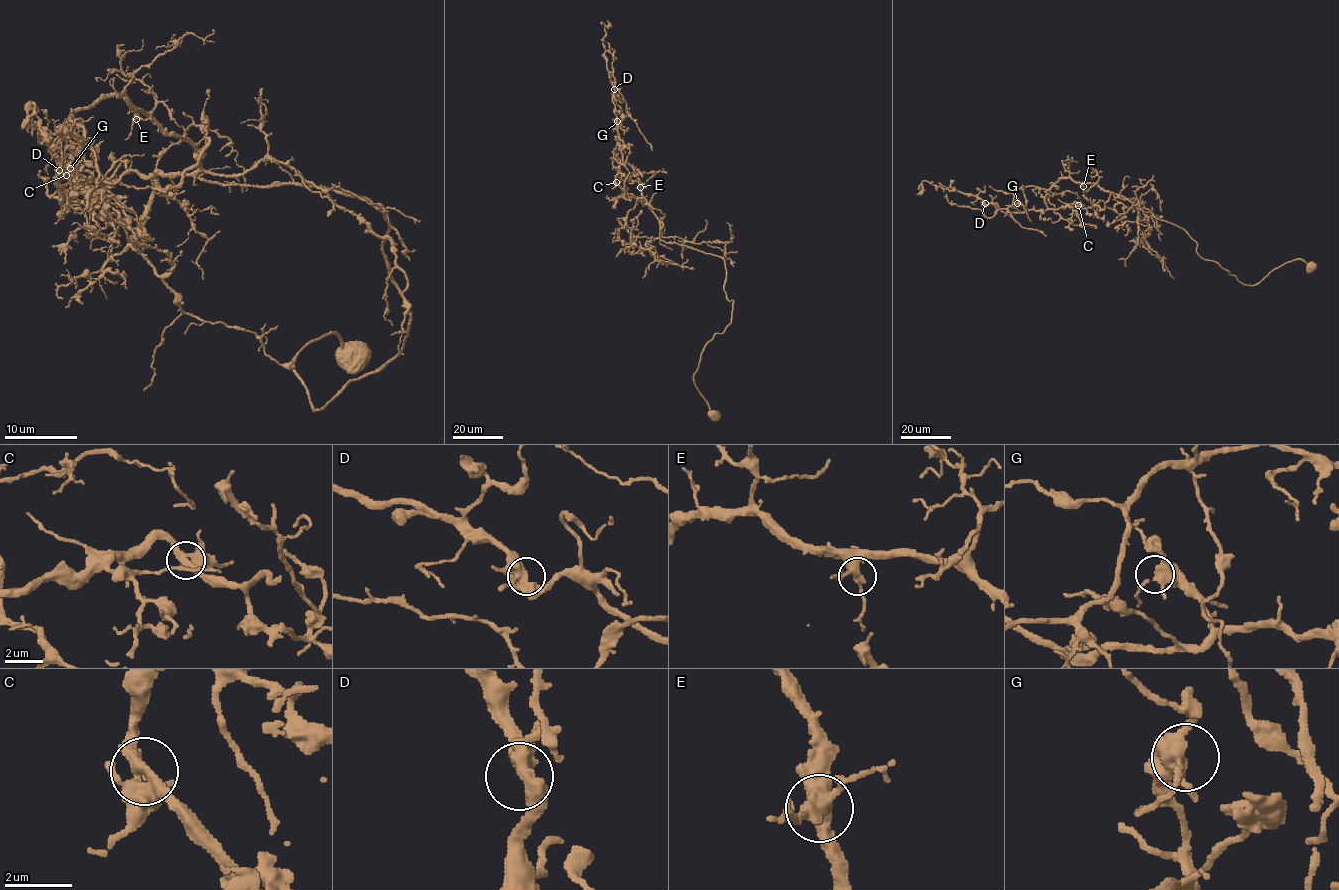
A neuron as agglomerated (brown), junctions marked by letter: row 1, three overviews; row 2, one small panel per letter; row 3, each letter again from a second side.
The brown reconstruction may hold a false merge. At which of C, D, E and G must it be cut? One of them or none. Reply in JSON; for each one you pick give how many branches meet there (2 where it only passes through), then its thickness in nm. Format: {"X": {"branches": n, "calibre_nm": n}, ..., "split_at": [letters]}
{"split_at": []}

